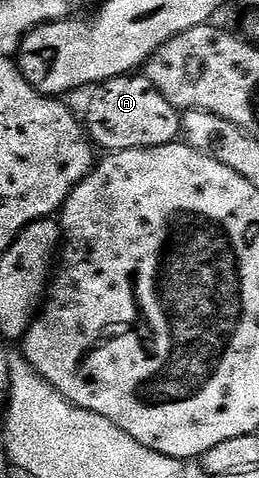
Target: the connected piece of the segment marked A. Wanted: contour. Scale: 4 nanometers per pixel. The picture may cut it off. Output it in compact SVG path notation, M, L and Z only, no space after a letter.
M126 75L105 81L92 90L89 110L83 113L83 124L89 140L105 151L122 153L132 149L150 149L174 144L182 136L182 114L144 75Z

